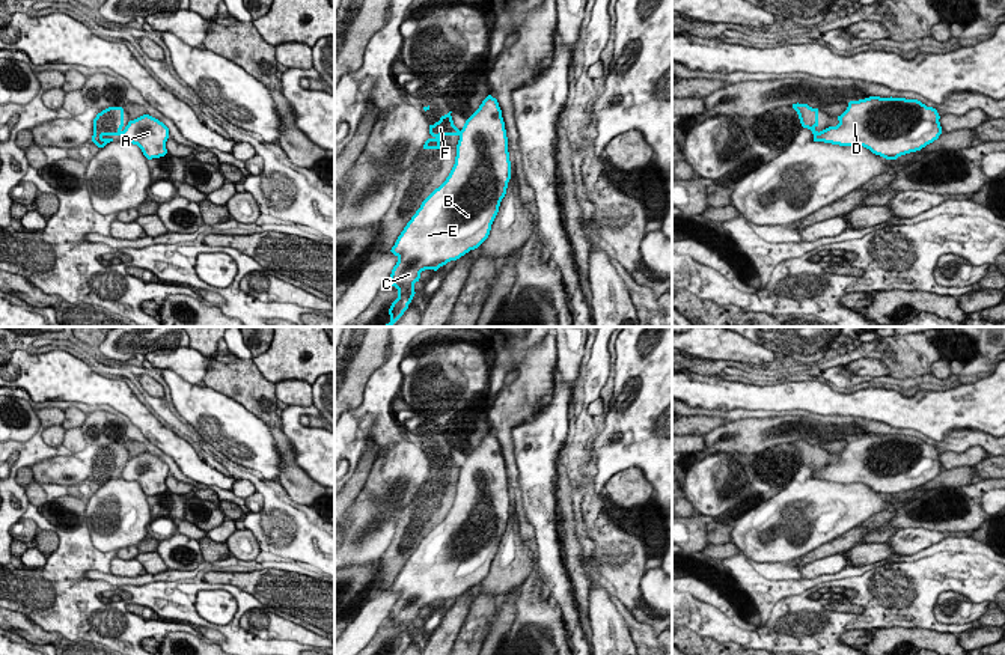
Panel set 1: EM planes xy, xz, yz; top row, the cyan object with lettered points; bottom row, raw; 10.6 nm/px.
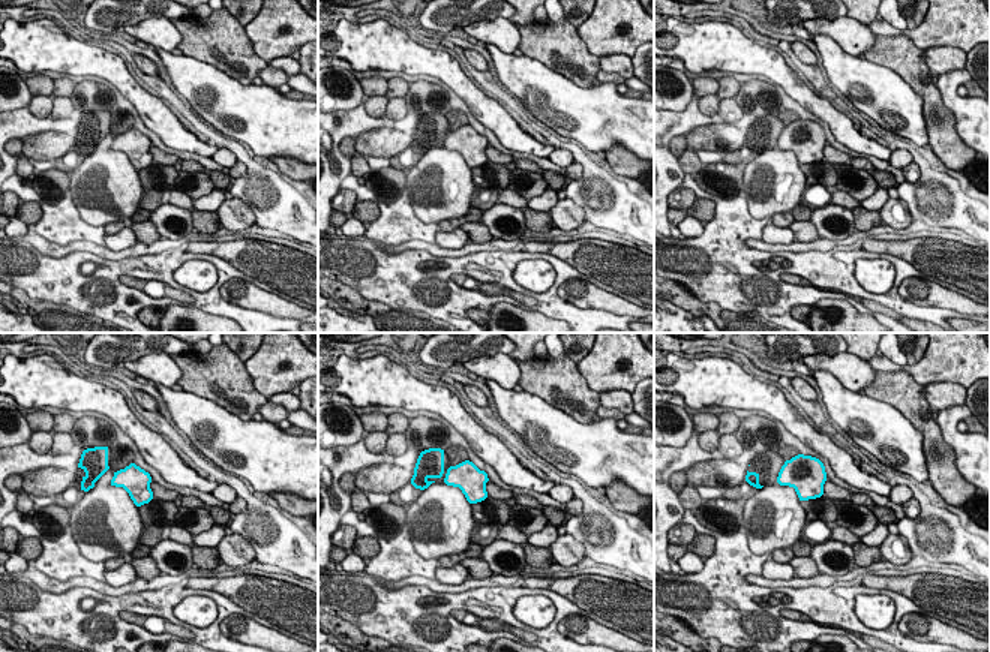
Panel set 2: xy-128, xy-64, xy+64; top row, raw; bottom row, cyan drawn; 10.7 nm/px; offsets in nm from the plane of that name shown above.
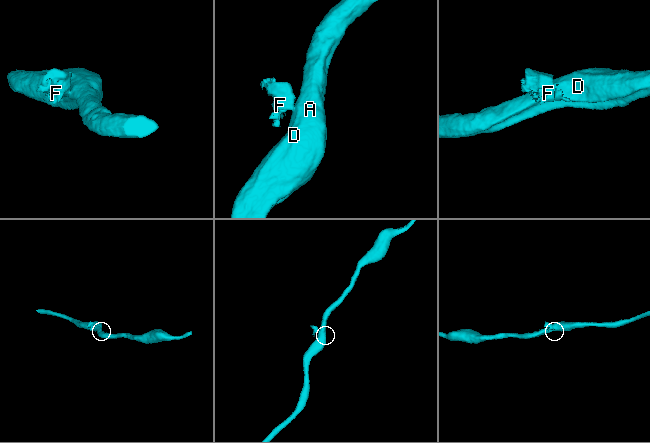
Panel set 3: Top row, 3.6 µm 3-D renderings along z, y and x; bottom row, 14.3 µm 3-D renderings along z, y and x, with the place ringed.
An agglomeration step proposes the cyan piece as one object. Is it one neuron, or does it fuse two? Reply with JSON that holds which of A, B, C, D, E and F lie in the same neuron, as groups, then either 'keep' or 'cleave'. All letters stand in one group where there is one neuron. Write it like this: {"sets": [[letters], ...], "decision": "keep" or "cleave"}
{"sets": [["A", "B", "C", "D", "E"], ["F"]], "decision": "cleave"}

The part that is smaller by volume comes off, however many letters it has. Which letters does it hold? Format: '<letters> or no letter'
F

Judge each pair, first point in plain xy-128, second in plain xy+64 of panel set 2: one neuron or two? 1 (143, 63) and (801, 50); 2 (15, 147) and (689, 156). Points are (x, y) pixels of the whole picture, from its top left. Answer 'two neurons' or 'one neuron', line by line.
1: one neuron
2: two neurons

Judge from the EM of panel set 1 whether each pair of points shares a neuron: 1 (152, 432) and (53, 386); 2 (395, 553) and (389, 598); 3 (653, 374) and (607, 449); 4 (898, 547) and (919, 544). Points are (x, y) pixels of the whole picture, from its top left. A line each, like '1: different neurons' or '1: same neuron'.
1: same neuron
2: different neurons
3: same neuron
4: same neuron

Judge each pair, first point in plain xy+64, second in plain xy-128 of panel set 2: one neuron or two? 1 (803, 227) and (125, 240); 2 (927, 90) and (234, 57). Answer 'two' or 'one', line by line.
1: two
2: one

